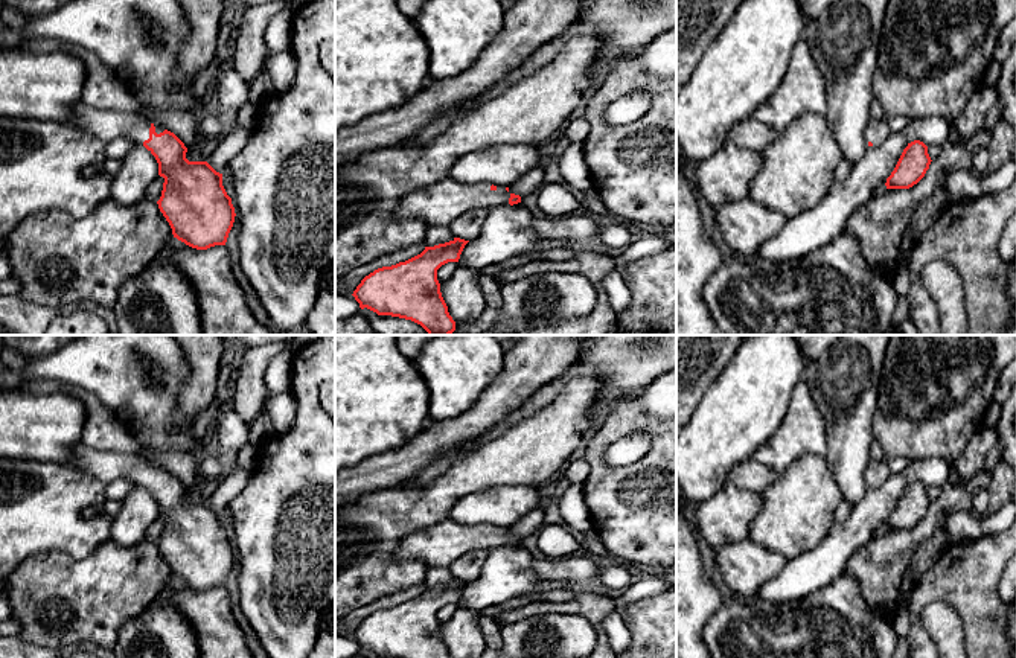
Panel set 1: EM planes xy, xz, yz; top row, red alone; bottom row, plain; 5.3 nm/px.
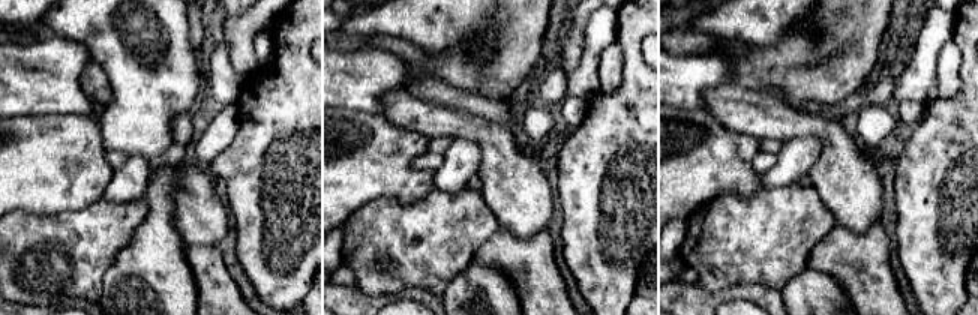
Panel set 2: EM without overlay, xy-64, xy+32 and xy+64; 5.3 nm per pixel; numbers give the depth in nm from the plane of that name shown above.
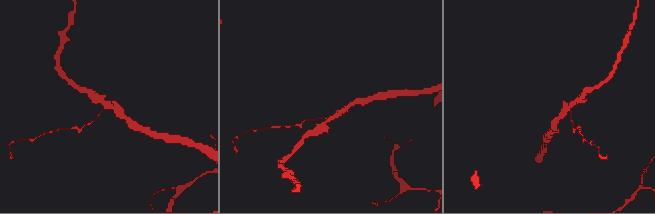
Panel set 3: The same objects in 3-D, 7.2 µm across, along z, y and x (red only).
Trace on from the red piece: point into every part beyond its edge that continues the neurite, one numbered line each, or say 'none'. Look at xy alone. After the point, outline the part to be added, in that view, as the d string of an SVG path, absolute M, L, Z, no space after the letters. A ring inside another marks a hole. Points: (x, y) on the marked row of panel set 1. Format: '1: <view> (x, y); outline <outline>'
1: xy (105, 125); outline M84 102L78 104L69 123L105 143L119 137L129 137L140 146L149 139L151 128L151 122L139 114L96 110Z

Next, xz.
1: xz (439, 204); outline M452 178L405 195L395 215L419 218L428 225L451 225L451 222L474 209L509 204L510 193L504 186L460 184Z

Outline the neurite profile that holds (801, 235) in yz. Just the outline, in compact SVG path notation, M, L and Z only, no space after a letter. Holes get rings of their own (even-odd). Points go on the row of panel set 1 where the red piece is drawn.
M938 116L912 117L903 131L890 133L879 146L868 146L845 180L835 181L818 206L788 218L781 230L769 238L754 257L788 262L823 248L845 230L847 221L873 198L874 189L885 186L911 142L920 140L926 146L941 148L947 142L951 126Z

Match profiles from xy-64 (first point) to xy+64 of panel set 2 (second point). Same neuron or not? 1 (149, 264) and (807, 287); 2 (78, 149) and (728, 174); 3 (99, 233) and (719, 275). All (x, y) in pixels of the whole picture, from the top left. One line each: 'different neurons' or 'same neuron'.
1: same neuron
2: same neuron
3: same neuron

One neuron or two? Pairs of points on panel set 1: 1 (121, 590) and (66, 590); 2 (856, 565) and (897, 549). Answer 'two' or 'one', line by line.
1: one
2: one

